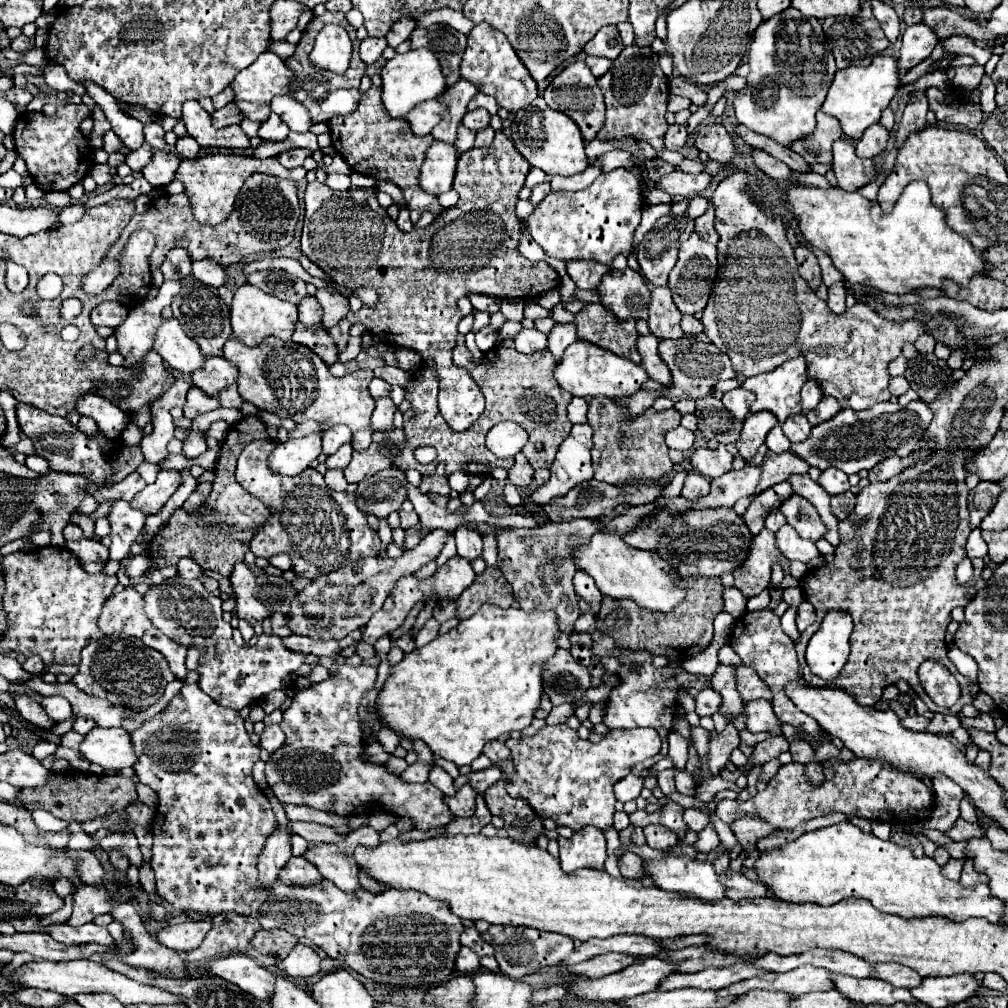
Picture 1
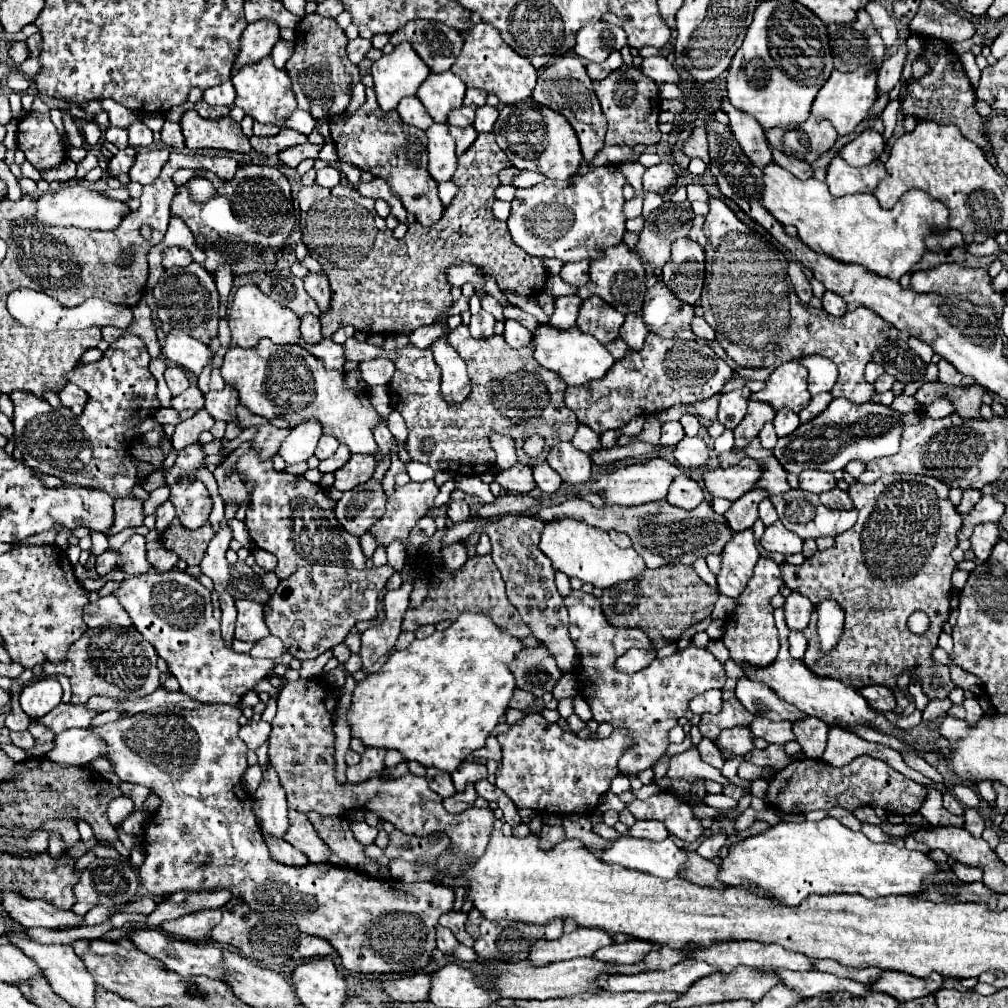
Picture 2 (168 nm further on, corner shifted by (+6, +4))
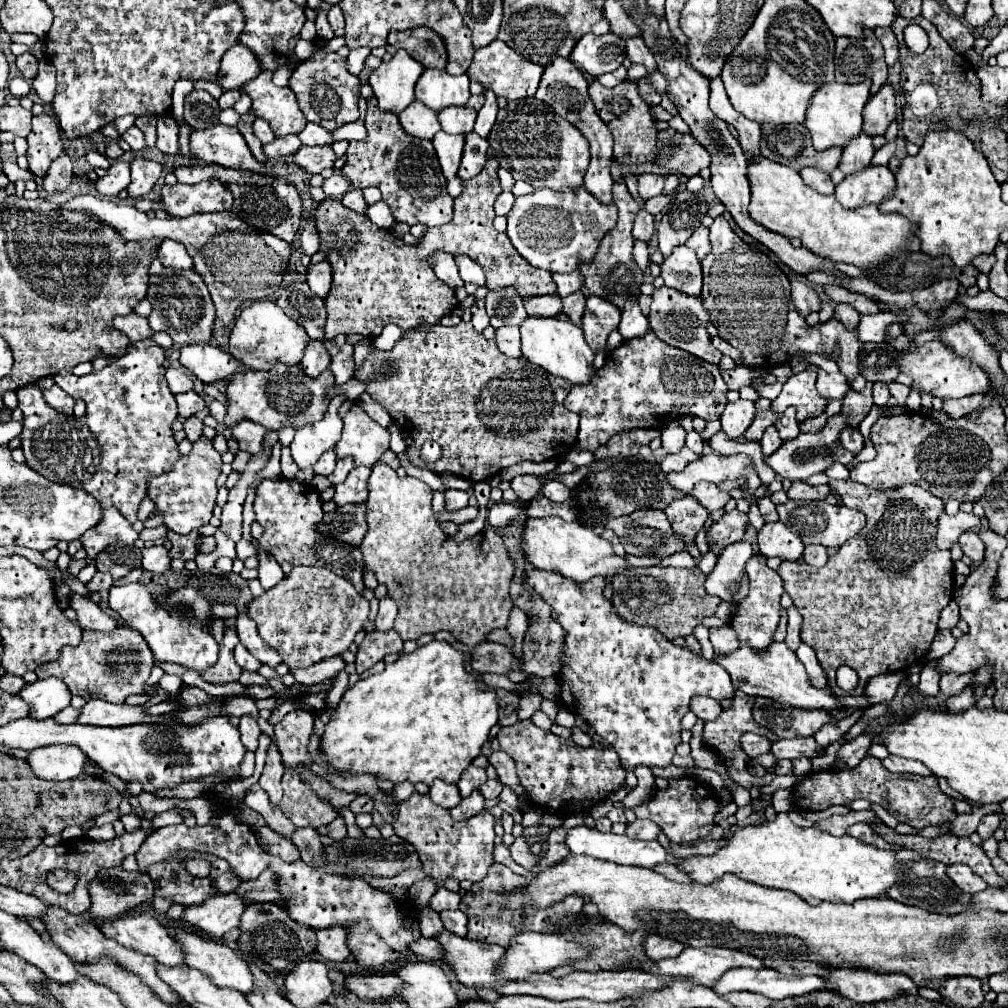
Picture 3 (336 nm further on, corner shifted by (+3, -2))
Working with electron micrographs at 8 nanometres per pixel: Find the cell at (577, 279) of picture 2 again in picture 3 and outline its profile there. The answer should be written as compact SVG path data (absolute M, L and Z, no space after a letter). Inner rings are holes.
M575 270L571 274L557 274L555 272L553 274L553 280L557 284L557 294L561 298L565 298L565 296L577 292L577 290L581 290L581 286L583 286L583 278L581 278L581 272L579 270Z

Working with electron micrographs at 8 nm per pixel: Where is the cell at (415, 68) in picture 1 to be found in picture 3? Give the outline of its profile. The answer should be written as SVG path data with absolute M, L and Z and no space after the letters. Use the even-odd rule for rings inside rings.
M399 50L389 62L383 62L369 76L369 84L375 92L377 104L385 112L399 114L413 100L413 88L425 68L413 60L405 50Z

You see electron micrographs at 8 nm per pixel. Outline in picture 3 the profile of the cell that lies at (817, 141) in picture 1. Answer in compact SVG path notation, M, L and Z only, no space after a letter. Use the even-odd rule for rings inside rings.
M763 124L763 138L761 138L761 154L773 162L785 164L793 170L801 170L805 166L815 166L823 172L831 172L837 168L843 148L831 146L829 150L815 150L809 138L809 130L805 124L787 124L787 126L773 126Z

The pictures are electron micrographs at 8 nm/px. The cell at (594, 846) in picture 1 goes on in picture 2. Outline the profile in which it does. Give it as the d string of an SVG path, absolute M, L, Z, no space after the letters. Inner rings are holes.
M542 826L542 832L538 834L538 840L542 844L542 848L550 848L554 844L558 844L564 838L564 828L562 826Z

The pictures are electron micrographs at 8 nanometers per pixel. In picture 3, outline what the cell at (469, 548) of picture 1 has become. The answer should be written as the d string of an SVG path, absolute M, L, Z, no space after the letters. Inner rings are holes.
M447 490L445 492L445 502L447 502L445 508L447 508L447 512L455 512L455 510L465 508L467 500L469 500L469 496L463 490Z

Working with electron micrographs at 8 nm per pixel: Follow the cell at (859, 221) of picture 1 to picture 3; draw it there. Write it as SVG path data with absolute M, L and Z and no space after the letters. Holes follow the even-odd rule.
M767 158L749 160L751 204L749 214L755 222L783 234L787 238L801 238L803 246L833 262L847 262L861 270L877 270L893 258L905 258L907 244L915 236L917 224L911 224L901 214L881 214L875 204L859 208L843 208L835 196L825 196L803 184L801 176L783 164Z

